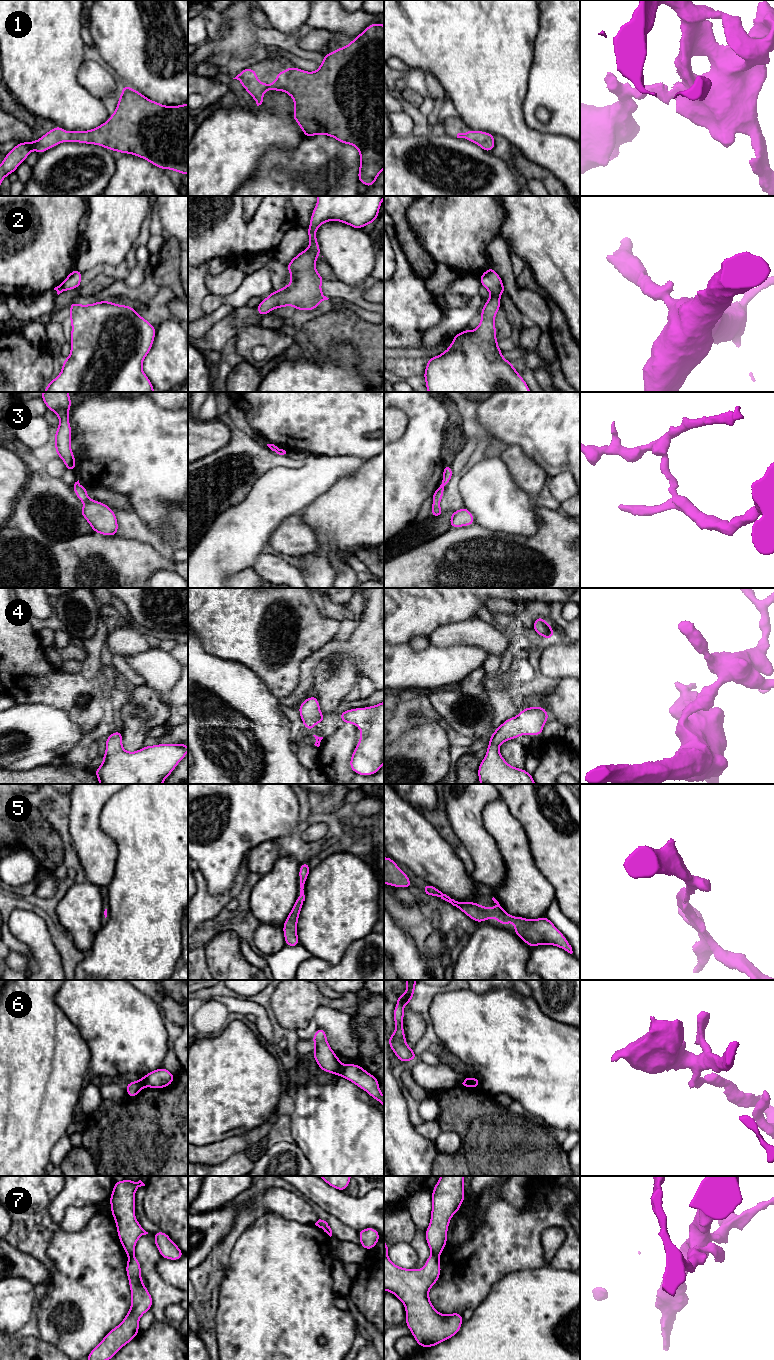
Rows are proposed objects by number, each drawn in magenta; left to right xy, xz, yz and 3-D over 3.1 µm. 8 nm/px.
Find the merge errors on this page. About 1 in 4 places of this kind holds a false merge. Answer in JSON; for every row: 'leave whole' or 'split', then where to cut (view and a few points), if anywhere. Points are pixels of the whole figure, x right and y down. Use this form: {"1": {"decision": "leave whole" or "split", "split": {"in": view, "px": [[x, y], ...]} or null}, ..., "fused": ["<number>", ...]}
{"1": {"decision": "leave whole", "split": null}, "2": {"decision": "leave whole", "split": null}, "3": {"decision": "split", "split": {"in": "yz", "px": [[440, 485], [443, 487]]}}, "4": {"decision": "leave whole", "split": null}, "5": {"decision": "leave whole", "split": null}, "6": {"decision": "split", "split": {"in": "xz", "px": [[343, 1065], [338, 1074]]}}, "7": {"decision": "split", "split": {"in": "yz", "px": [[432, 1253], [437, 1256]]}}, "fused": ["3", "6", "7"]}

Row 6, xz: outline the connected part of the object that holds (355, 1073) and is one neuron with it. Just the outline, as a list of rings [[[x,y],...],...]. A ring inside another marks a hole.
[[[345,1064],[339,1075],[366,1091],[384,1107],[384,1096],[379,1088],[379,1080],[371,1073],[365,1071],[363,1067],[357,1064]]]

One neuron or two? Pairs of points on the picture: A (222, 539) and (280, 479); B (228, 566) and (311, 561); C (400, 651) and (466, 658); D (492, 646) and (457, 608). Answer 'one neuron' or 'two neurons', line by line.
A: one neuron
B: two neurons
C: one neuron
D: two neurons

